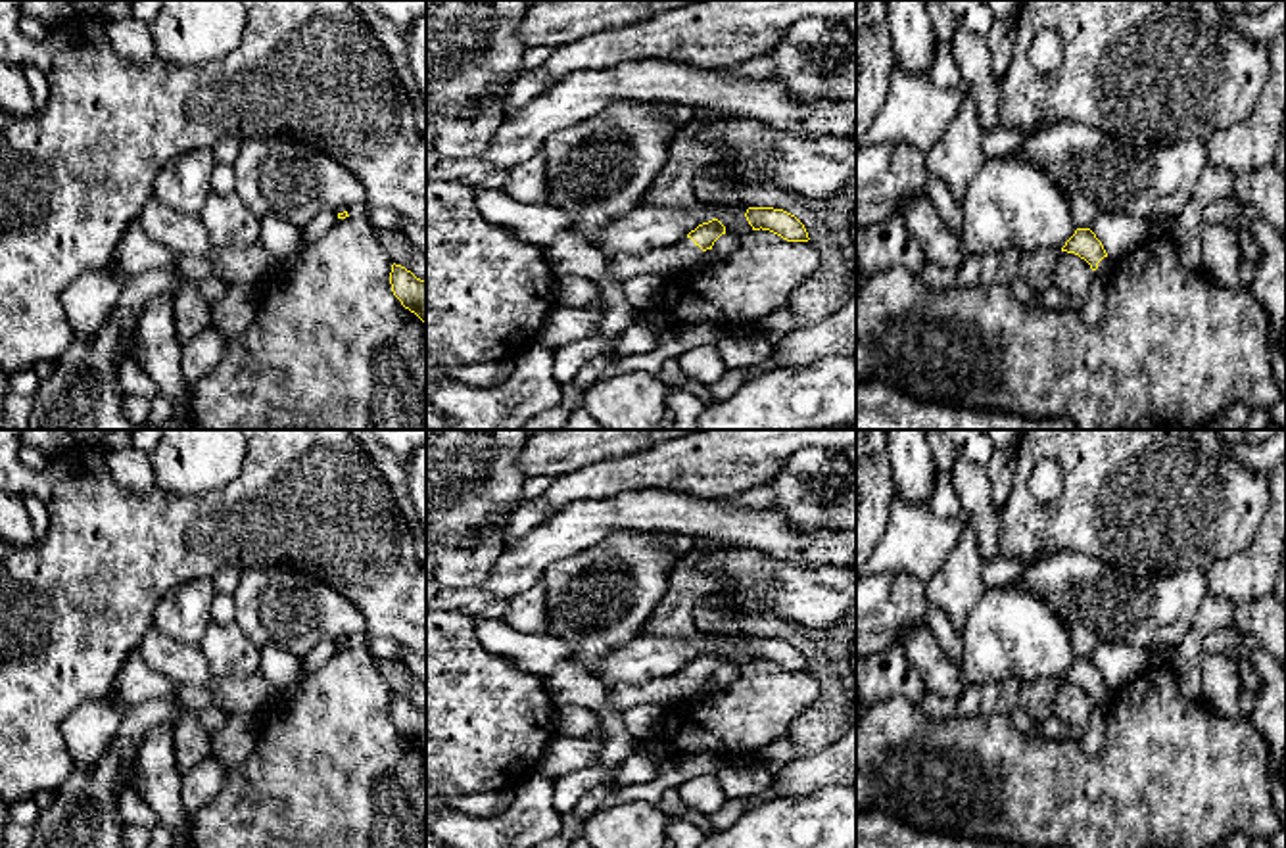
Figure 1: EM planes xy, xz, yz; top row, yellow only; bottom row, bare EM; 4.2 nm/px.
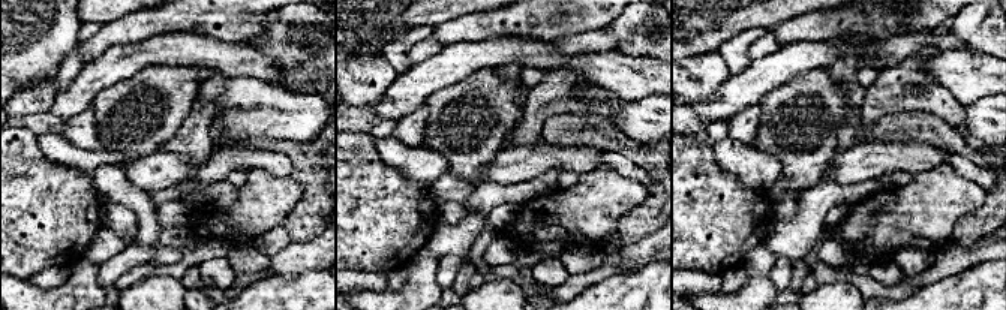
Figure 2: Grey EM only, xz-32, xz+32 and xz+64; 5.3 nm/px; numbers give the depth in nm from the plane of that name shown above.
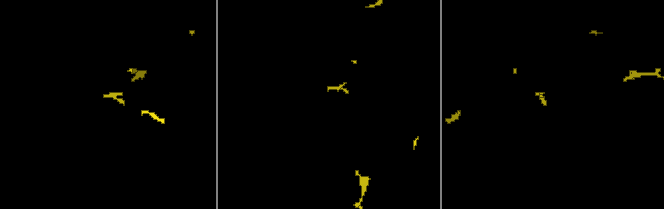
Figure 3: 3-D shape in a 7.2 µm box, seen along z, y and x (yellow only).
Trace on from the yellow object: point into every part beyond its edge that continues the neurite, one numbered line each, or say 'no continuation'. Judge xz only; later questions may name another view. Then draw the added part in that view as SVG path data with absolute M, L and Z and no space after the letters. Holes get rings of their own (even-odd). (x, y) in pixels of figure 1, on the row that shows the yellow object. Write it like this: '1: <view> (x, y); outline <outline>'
1: xz (665, 261); outline M683 238L676 246L655 249L643 255L612 255L607 257L610 274L618 282L631 280L643 274L670 276L691 269L704 251L691 240Z

